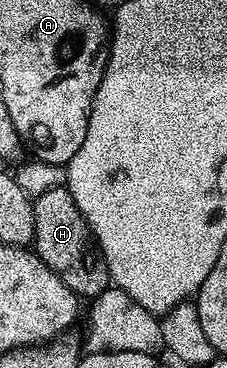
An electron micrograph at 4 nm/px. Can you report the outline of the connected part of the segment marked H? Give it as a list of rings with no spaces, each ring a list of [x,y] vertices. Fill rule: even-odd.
[[[68,186],[54,187],[33,199],[35,229],[32,250],[75,293],[78,300],[92,301],[111,286],[109,270],[104,259],[99,257],[93,233],[81,215],[75,197]]]

